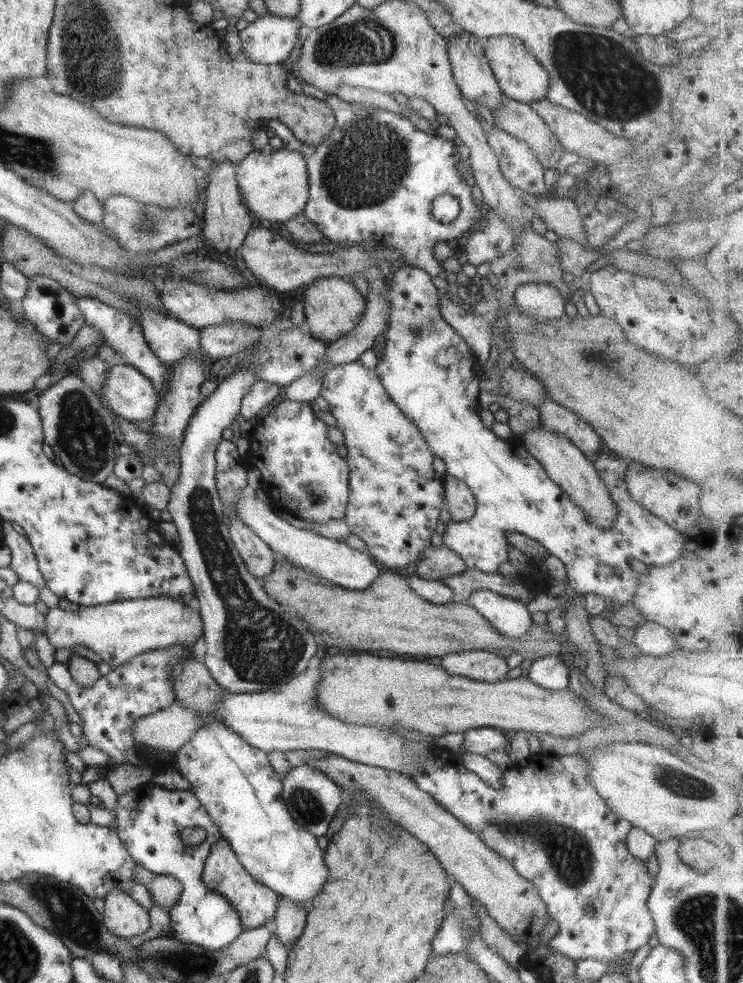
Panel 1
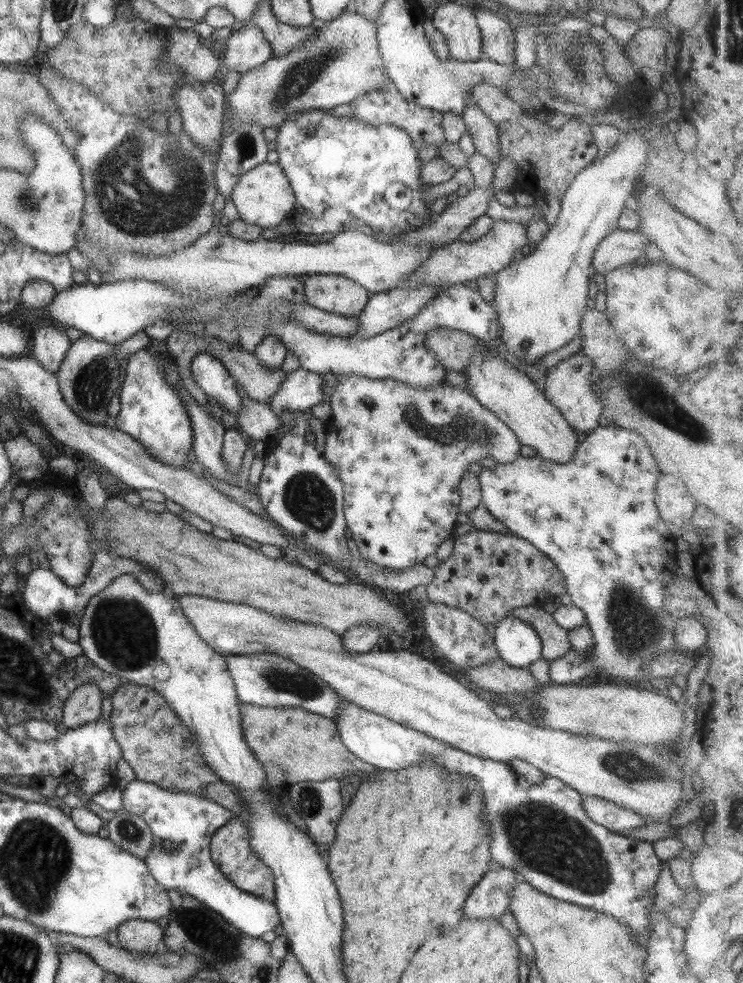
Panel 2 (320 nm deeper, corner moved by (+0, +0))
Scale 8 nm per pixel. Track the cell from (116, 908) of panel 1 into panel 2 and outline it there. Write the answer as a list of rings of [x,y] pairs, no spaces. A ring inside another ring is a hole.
[[[137,918],[120,924],[115,931],[117,946],[138,954],[154,954],[164,935],[157,922]]]

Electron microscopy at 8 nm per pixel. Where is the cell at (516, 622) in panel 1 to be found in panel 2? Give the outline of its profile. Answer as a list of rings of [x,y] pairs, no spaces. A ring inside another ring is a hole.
[[[510,614],[495,623],[492,637],[497,657],[513,668],[528,667],[542,658],[538,634],[525,621]]]

